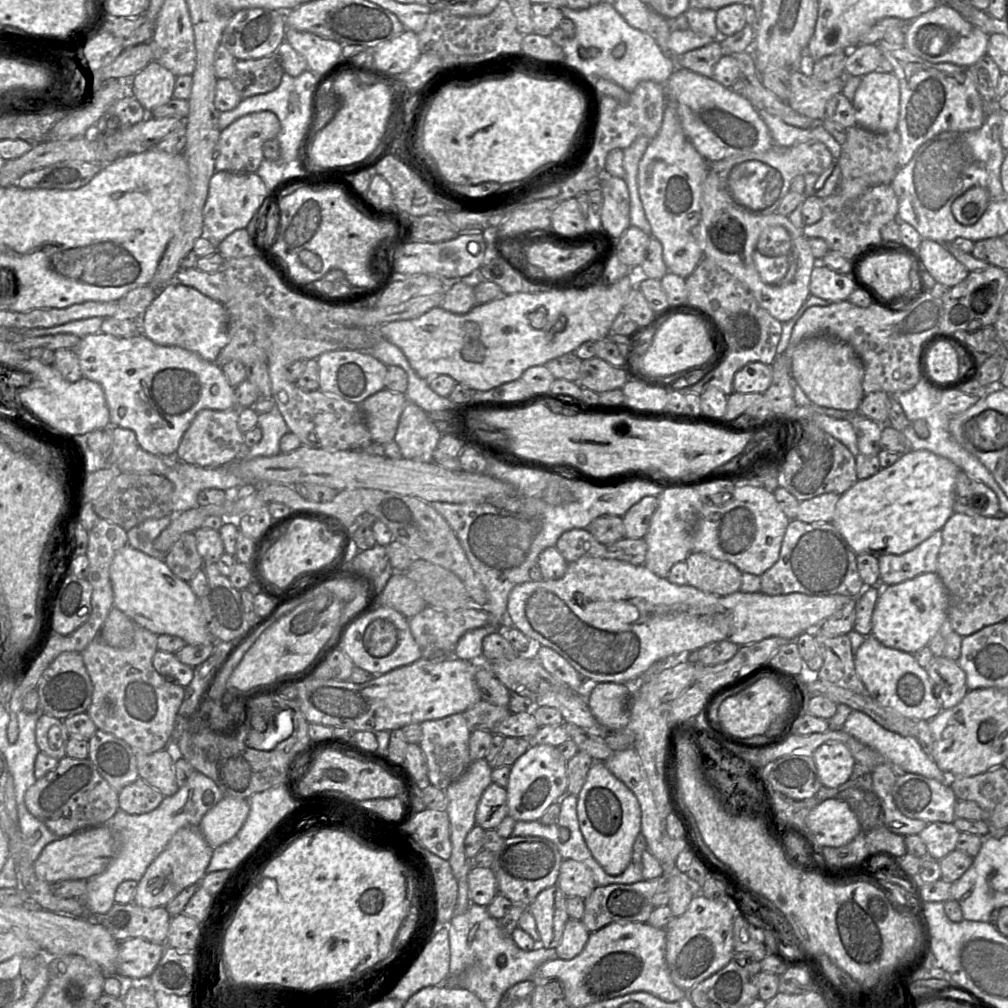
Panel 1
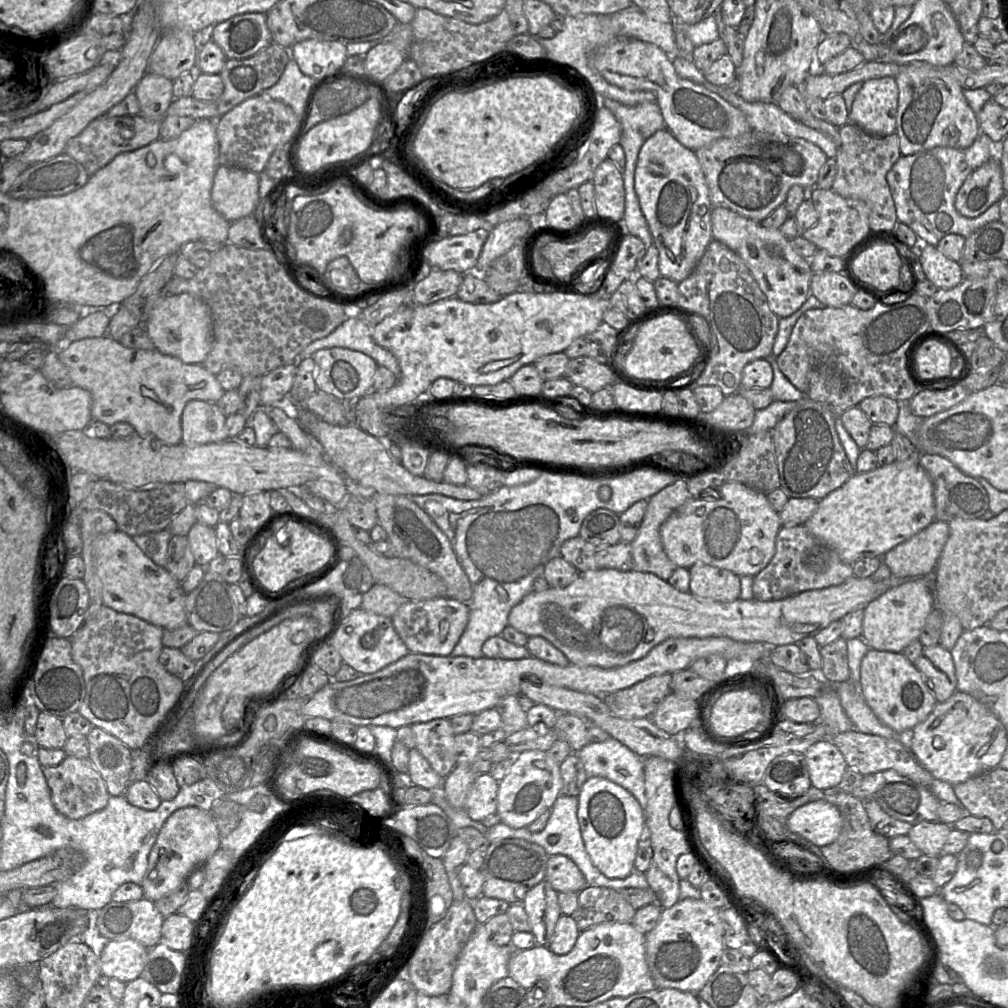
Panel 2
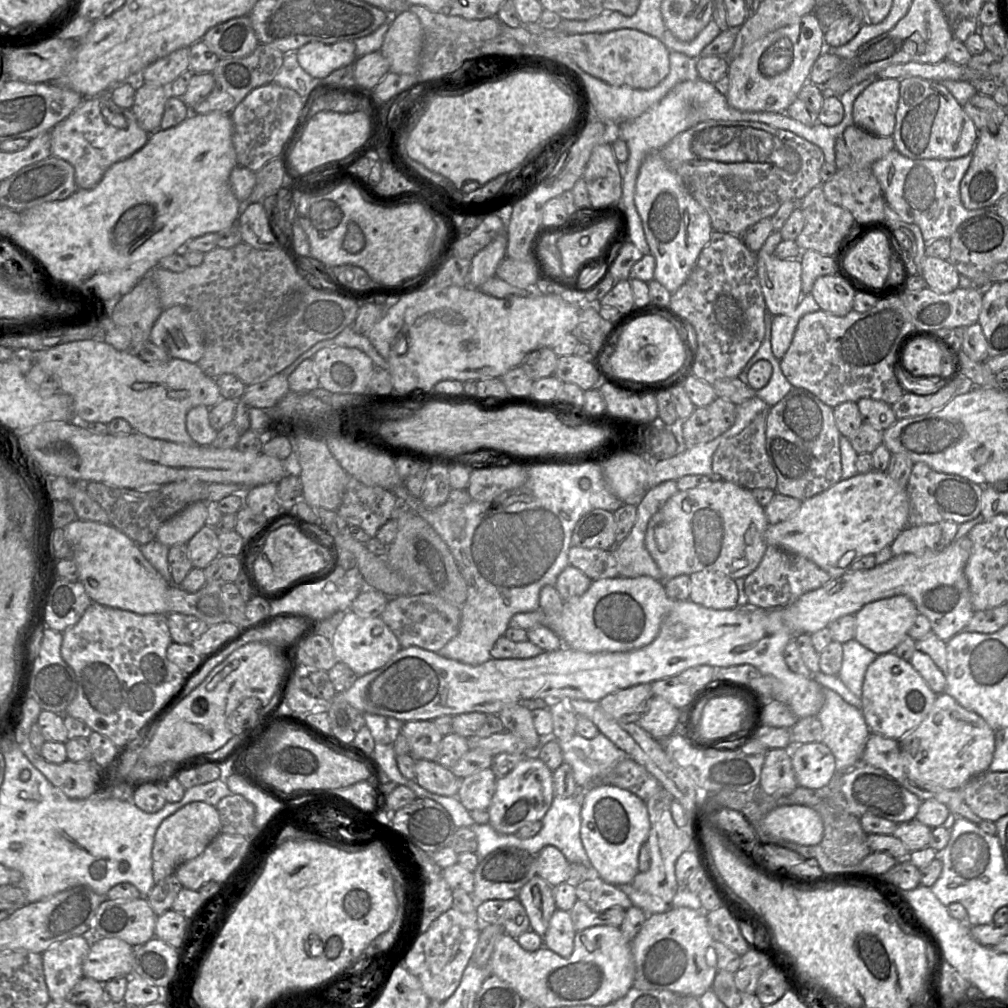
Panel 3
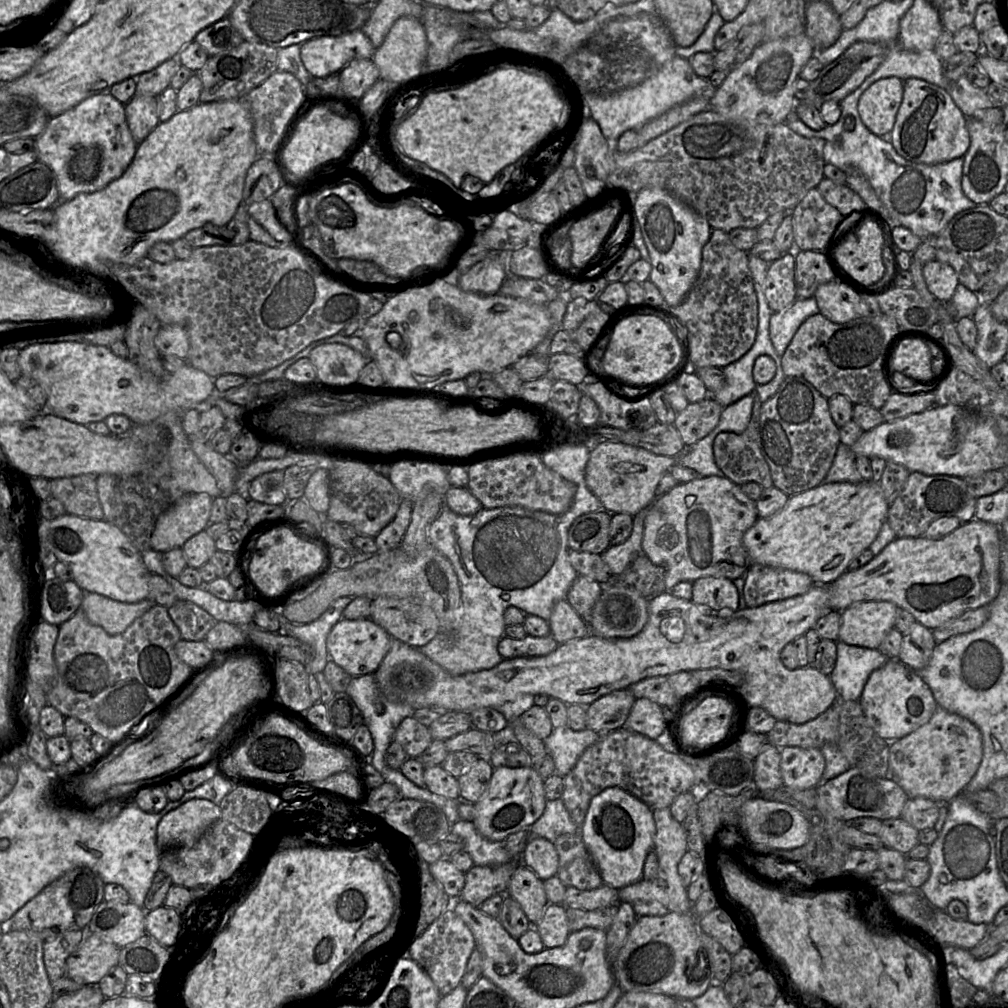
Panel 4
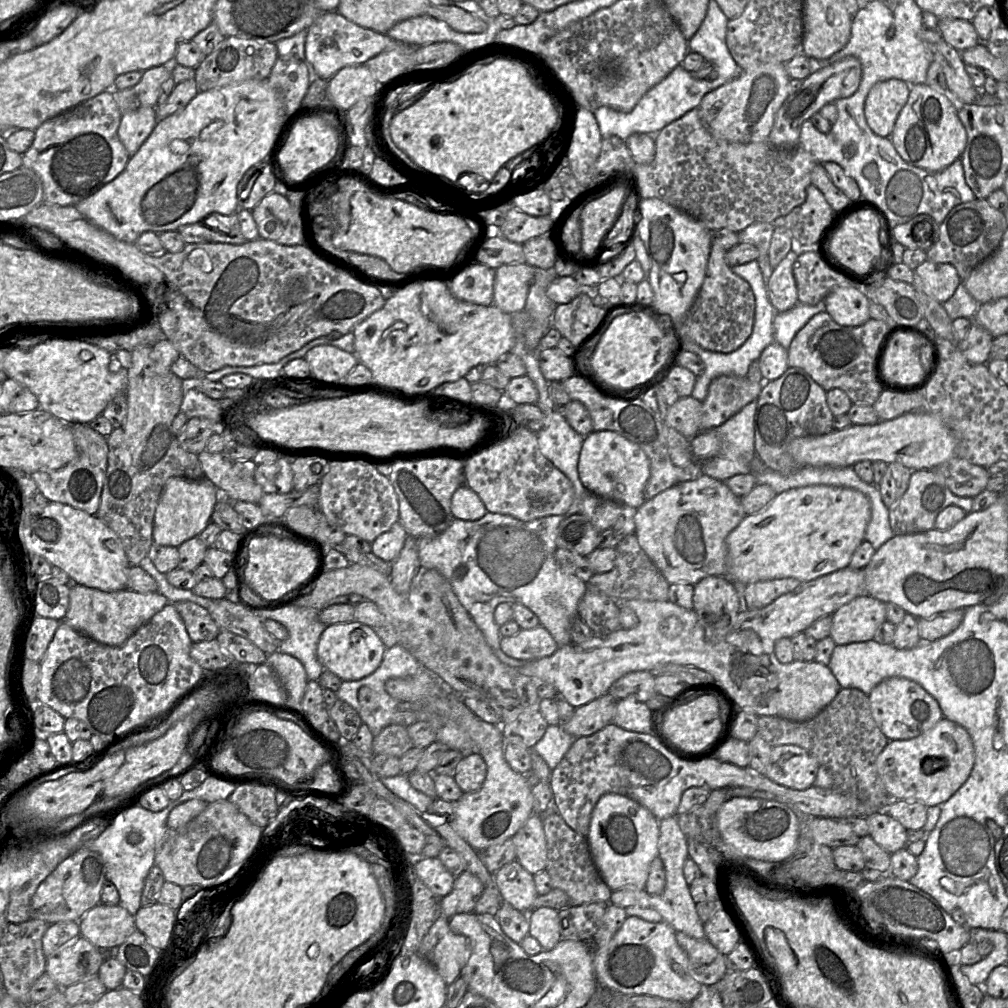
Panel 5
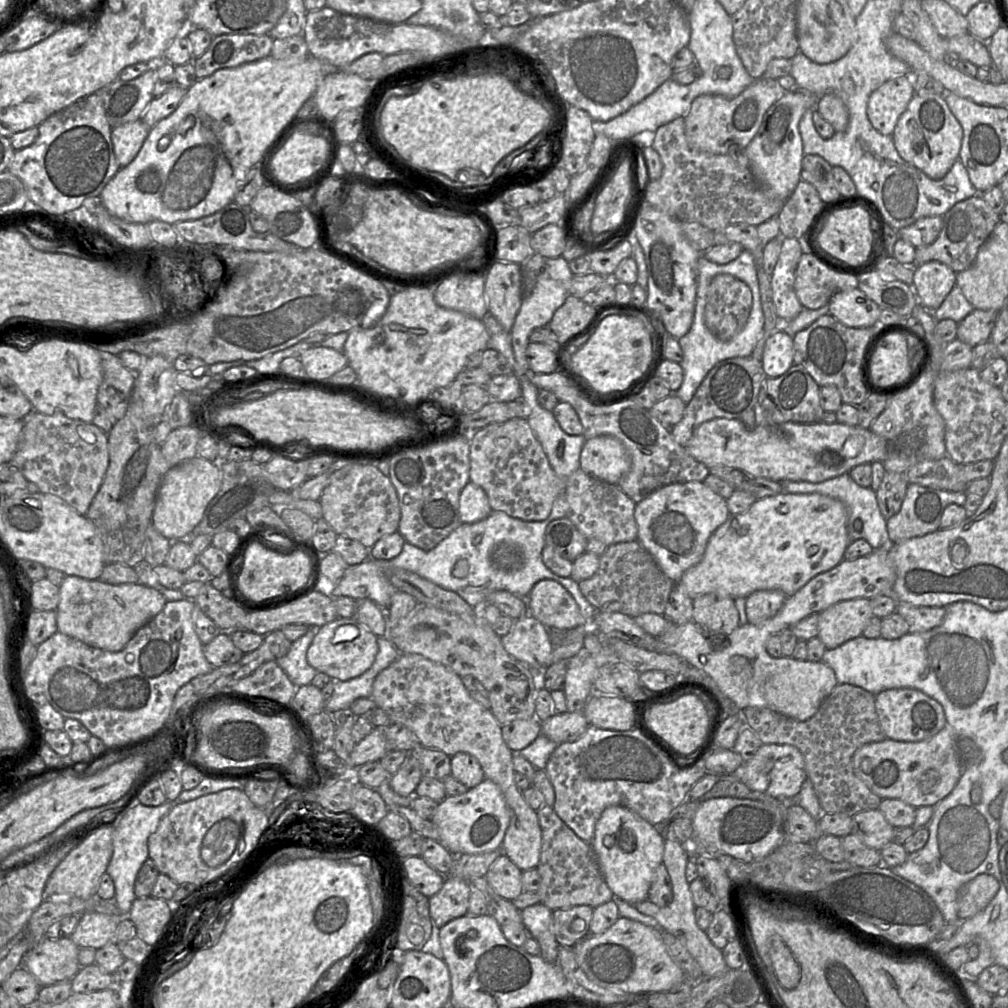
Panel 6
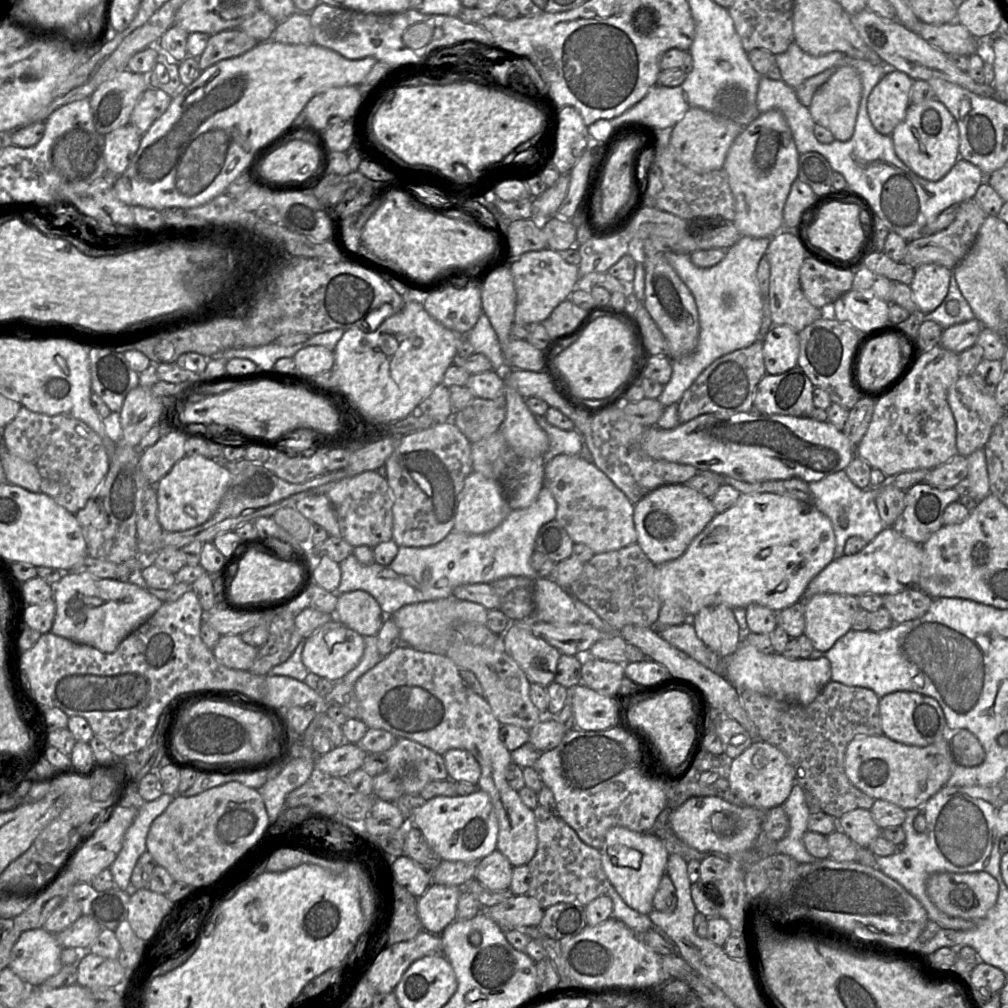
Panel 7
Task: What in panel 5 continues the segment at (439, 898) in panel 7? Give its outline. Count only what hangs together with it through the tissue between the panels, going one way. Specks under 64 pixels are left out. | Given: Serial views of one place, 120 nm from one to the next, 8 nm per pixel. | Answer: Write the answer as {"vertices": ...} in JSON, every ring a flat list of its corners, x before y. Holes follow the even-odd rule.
{"vertices":[[465,870,455,878,452,891,441,899,442,916,475,911,475,906,485,886,478,877]]}

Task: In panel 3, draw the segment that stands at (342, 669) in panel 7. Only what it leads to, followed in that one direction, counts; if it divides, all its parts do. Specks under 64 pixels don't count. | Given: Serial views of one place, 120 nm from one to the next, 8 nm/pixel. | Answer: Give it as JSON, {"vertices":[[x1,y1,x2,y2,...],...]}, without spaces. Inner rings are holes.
{"vertices":[[348,610,331,637,334,653,339,662,348,665,358,676,384,666,400,649,400,643,381,617,360,616]]}

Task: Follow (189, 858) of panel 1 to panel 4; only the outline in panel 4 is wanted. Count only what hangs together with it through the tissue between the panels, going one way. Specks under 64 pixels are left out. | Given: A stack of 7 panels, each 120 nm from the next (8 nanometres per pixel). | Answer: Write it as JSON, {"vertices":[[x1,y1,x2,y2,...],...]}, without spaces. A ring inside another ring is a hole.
{"vertices":[[194,798,164,815,157,825,156,841,160,850,192,847,203,833,221,819,218,805]]}

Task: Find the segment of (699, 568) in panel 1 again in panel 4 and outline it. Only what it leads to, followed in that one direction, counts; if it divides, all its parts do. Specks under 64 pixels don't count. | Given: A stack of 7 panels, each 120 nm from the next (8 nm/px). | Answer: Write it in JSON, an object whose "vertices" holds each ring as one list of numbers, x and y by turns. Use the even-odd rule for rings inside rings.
{"vertices":[[702,577,694,581,691,601,714,611,739,608,738,590,733,581,725,577]]}

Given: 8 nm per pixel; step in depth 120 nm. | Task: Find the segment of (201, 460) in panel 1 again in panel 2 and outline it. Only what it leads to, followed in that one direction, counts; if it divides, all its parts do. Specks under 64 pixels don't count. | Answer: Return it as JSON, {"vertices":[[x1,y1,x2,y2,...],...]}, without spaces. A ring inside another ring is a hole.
{"vertices":[[202,400,189,401,182,413,182,442,198,446,227,441,227,417,216,403]]}

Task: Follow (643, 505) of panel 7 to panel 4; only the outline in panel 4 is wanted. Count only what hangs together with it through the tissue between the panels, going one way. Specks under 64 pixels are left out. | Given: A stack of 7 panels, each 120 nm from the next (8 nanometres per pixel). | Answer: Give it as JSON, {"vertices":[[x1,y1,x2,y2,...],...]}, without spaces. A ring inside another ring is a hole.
{"vertices":[[720,476,678,483,658,496,644,521,642,547,652,563,663,568,666,591,681,581,702,577,744,577,752,562,742,539,759,518,755,502,740,486],[687,496,695,497,690,507,685,503]]}

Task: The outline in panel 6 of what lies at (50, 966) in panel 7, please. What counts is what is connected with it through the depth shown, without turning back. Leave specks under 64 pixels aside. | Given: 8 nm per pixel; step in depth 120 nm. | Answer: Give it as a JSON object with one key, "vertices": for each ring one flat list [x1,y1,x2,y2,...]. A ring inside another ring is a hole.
{"vertices":[[70,937,43,940,23,957,21,967,30,972,41,987,71,980,80,969,79,947]]}

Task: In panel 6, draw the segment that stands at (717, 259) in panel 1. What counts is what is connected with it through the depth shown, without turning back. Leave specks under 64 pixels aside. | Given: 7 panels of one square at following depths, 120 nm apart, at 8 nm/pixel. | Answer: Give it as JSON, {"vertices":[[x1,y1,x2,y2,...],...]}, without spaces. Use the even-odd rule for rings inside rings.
{"vertices":[[782,238,781,252,771,275,772,299,781,323,794,319,803,309,795,293,795,271,803,253,801,239]]}

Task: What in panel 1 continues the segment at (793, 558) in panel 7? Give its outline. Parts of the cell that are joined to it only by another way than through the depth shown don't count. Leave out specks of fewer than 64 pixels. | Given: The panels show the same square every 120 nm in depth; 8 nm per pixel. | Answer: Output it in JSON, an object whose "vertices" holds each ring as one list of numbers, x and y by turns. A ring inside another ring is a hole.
{"vertices":[[912,450,901,454,890,467,881,468,875,475,858,480,836,504,832,524,845,538,849,546,859,554,869,554,878,558,881,555,901,555,912,550,941,530,954,513,954,485,959,468,949,459,927,450]]}

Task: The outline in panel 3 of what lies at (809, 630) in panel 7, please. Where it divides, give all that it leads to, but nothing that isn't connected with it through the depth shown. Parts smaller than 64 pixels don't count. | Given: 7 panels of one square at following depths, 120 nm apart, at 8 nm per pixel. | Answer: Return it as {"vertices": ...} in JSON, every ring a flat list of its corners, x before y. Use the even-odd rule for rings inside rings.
{"vertices":[[904,595,880,599,863,606,856,614,854,639,877,655,893,652,907,635,919,612]]}

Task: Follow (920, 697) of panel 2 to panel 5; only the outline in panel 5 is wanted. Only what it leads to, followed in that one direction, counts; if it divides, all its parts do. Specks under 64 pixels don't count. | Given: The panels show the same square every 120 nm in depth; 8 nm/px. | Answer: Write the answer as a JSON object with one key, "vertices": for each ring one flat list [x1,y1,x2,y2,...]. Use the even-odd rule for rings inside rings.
{"vertices":[[901,677,885,679,868,695,871,713,888,740,909,740,933,728,943,713,936,699,918,683]]}

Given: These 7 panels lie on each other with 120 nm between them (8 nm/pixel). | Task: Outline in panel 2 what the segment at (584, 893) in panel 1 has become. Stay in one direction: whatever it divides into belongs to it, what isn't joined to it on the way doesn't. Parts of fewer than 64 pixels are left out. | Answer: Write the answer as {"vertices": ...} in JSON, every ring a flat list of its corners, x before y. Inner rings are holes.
{"vertices":[[562,854,549,856,545,880,557,892,580,892,587,886,586,879,578,866]]}

